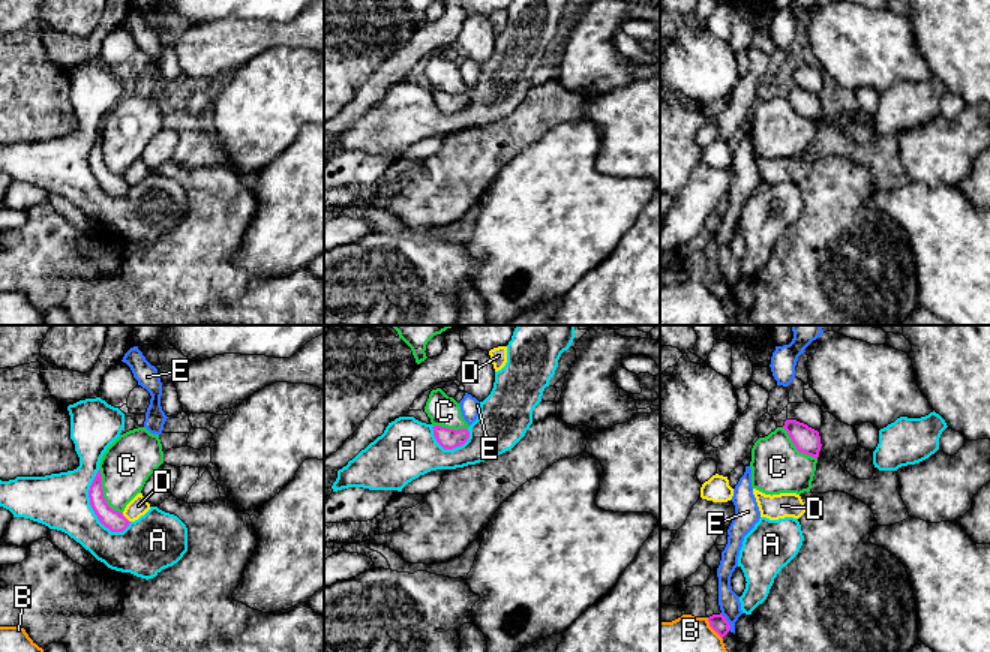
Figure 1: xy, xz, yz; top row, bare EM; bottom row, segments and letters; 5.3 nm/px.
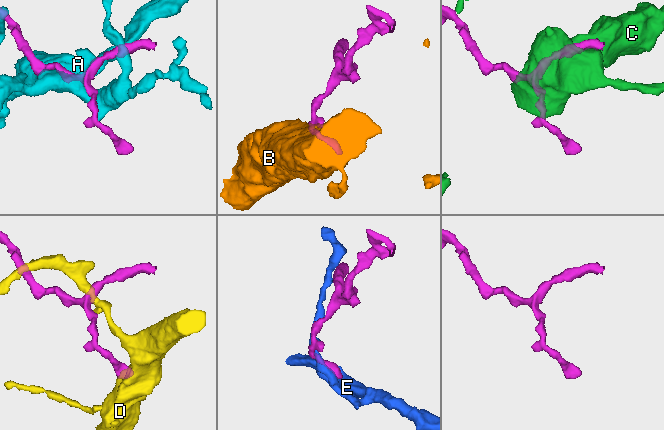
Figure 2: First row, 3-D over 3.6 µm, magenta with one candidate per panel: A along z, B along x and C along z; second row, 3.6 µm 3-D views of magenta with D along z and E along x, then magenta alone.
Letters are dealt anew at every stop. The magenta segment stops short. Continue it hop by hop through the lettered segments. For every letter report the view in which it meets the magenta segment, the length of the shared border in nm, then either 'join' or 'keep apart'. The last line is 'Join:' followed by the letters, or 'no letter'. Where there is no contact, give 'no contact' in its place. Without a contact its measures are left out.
A: xy | 360 nm | keep apart
B: yz | 150 nm | keep apart
C: xy | 280 nm | keep apart
D: xy | 70 nm | keep apart
E: yz | 110 nm | keep apart
Join: no letter

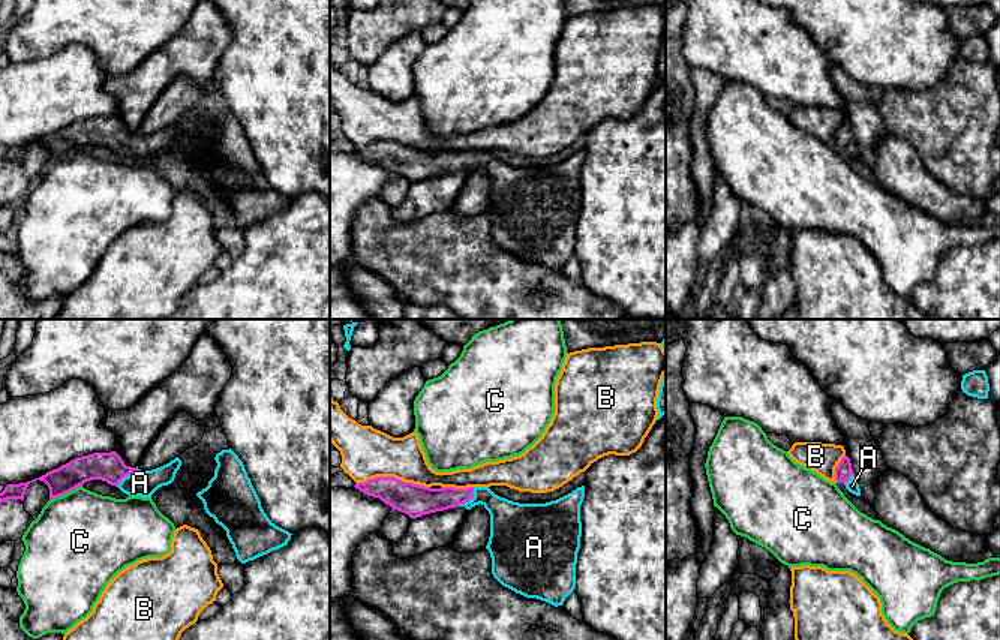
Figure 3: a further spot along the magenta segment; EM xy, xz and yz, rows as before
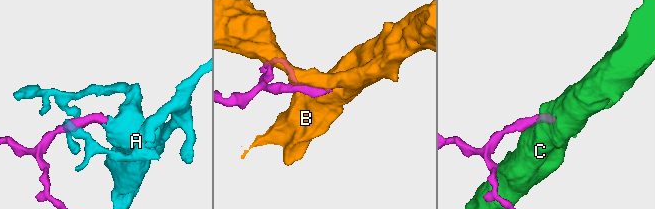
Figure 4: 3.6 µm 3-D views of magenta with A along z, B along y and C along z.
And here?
A: xz | 140 nm | join
B: xz | 400 nm | keep apart
C: xy | 190 nm | keep apart
Join: A

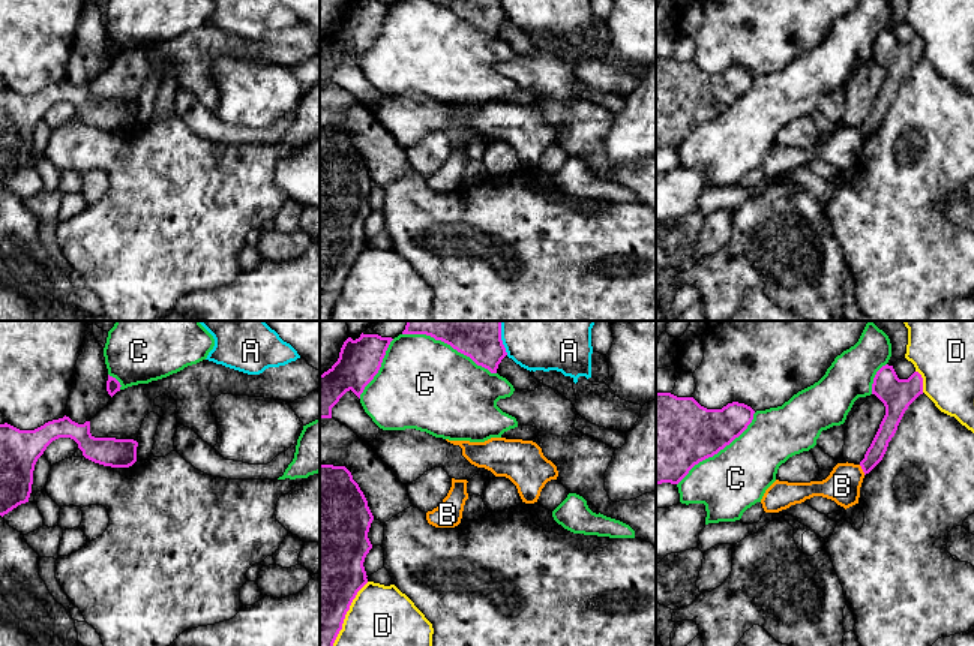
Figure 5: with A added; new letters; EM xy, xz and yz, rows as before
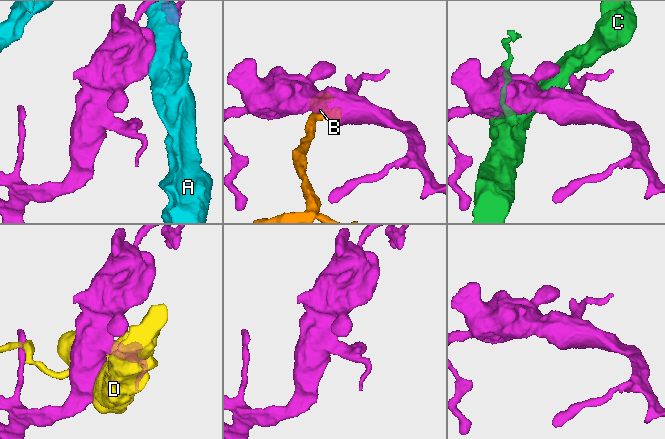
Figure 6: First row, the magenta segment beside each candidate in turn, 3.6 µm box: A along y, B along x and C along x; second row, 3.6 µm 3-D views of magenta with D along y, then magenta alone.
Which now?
A: xz | 190 nm | keep apart
B: yz | 70 nm | keep apart
C: xz | 550 nm | keep apart
D: xz | 400 nm | keep apart
Join: no letter

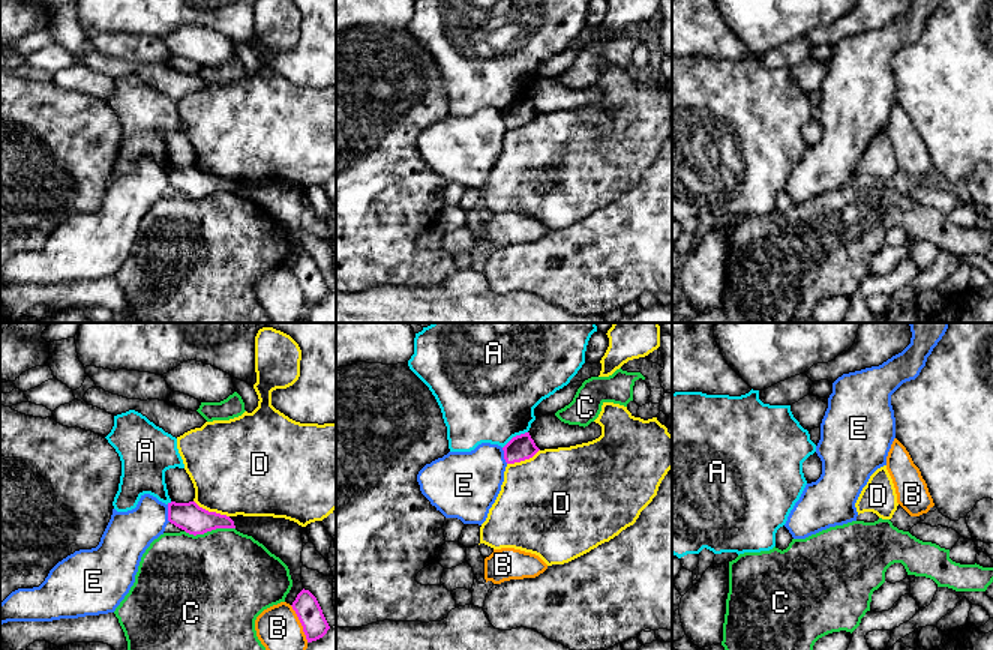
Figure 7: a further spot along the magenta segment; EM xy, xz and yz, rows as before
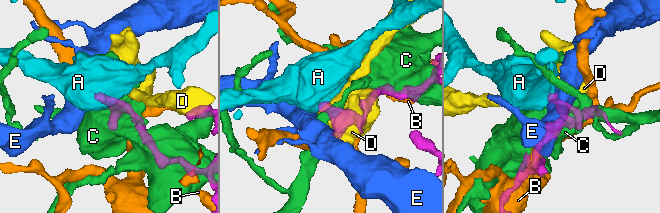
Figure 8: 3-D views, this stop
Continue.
A: xz | 160 nm | keep apart
B: xy | 220 nm | keep apart
C: xy | 280 nm | keep apart
D: xy | 220 nm | keep apart
E: xy | 100 nm | keep apart
Join: no letter

